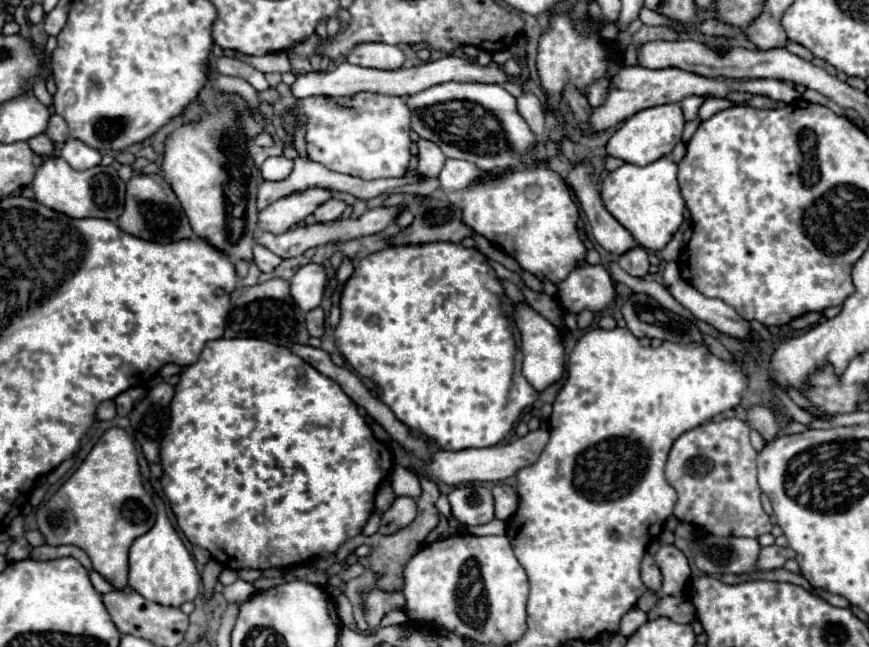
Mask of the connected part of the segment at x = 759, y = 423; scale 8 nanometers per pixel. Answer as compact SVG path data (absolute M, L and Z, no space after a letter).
M752 406L752 408L748 408L748 426L758 430L764 440L772 440L778 434L774 412L768 406Z

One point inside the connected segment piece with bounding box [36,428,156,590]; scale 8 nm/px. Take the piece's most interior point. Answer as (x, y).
(112, 508)

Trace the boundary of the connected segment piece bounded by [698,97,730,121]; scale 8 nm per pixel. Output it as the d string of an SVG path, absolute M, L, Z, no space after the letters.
M708 97L699 109L698 118L701 121L707 120L717 112L724 110L728 107L730 107L730 105L727 102L725 105L724 98Z

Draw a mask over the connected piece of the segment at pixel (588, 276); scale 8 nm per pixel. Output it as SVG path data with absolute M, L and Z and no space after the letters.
M602 264L576 266L558 284L558 304L572 314L582 310L602 312L616 298L616 284Z

